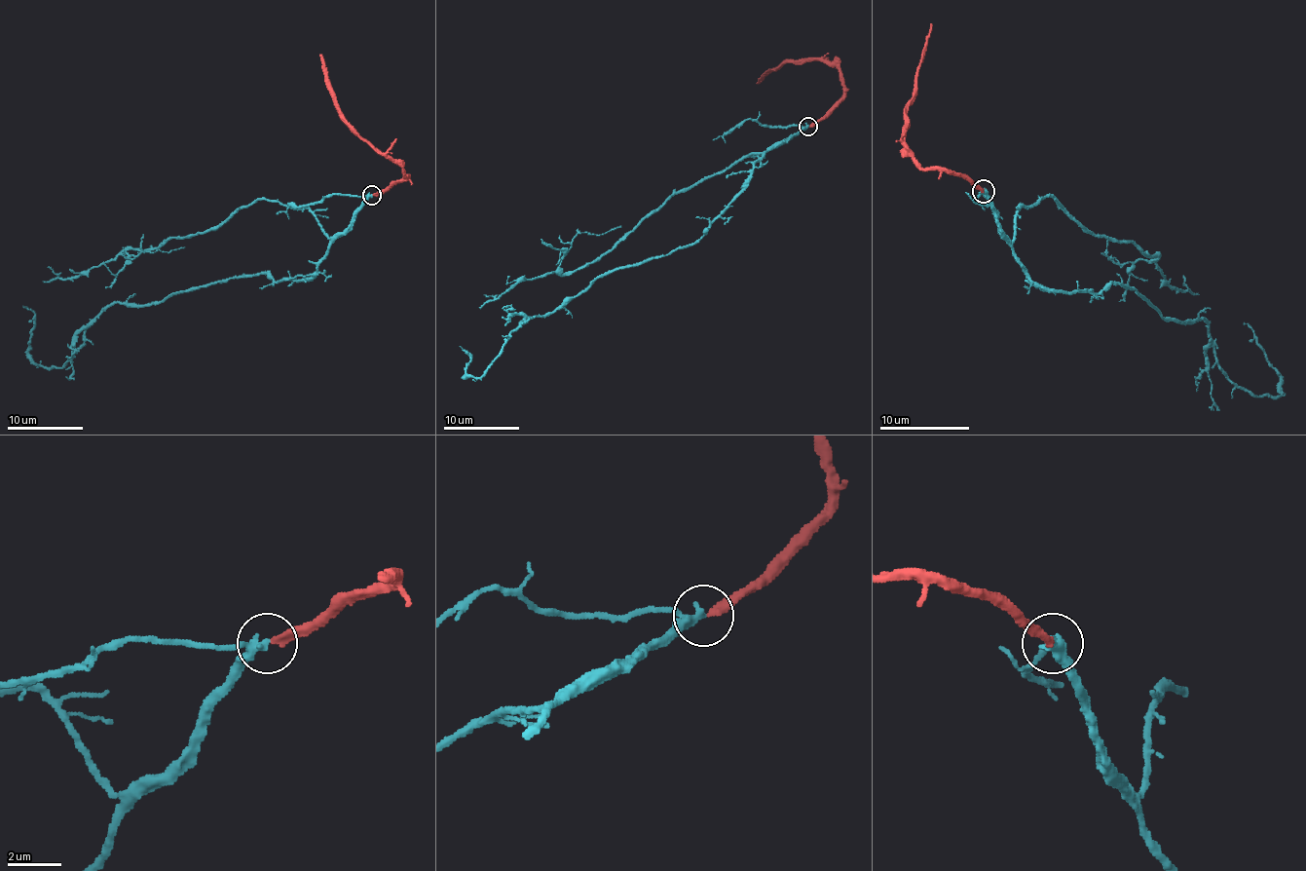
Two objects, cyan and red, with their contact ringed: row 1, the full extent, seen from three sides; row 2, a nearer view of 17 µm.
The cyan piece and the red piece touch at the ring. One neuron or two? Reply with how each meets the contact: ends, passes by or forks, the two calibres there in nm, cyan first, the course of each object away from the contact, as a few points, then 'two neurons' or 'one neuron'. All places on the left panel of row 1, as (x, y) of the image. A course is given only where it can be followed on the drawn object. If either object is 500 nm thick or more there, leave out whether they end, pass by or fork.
cyan passes by; red ends; calibres 280 and 280 nm; course cyan (372, 196), (308, 279), (240, 275), (143, 305), (111, 303), (60, 367), (28, 353), (34, 313), (22, 305); course red (372, 196), (378, 196), (393, 182), (406, 176), (398, 164), (378, 154), (352, 126), (338, 106), (319, 54); two neurons

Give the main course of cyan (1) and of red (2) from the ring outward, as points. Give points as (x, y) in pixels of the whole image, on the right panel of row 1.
1: (983, 192), (1021, 268), (1045, 288), (1122, 284), (1162, 318), (1203, 320), (1239, 387), (1281, 394), (1243, 321)
2: (983, 192), (962, 175), (947, 170), (924, 170), (904, 142), (904, 108), (915, 86), (931, 23)

